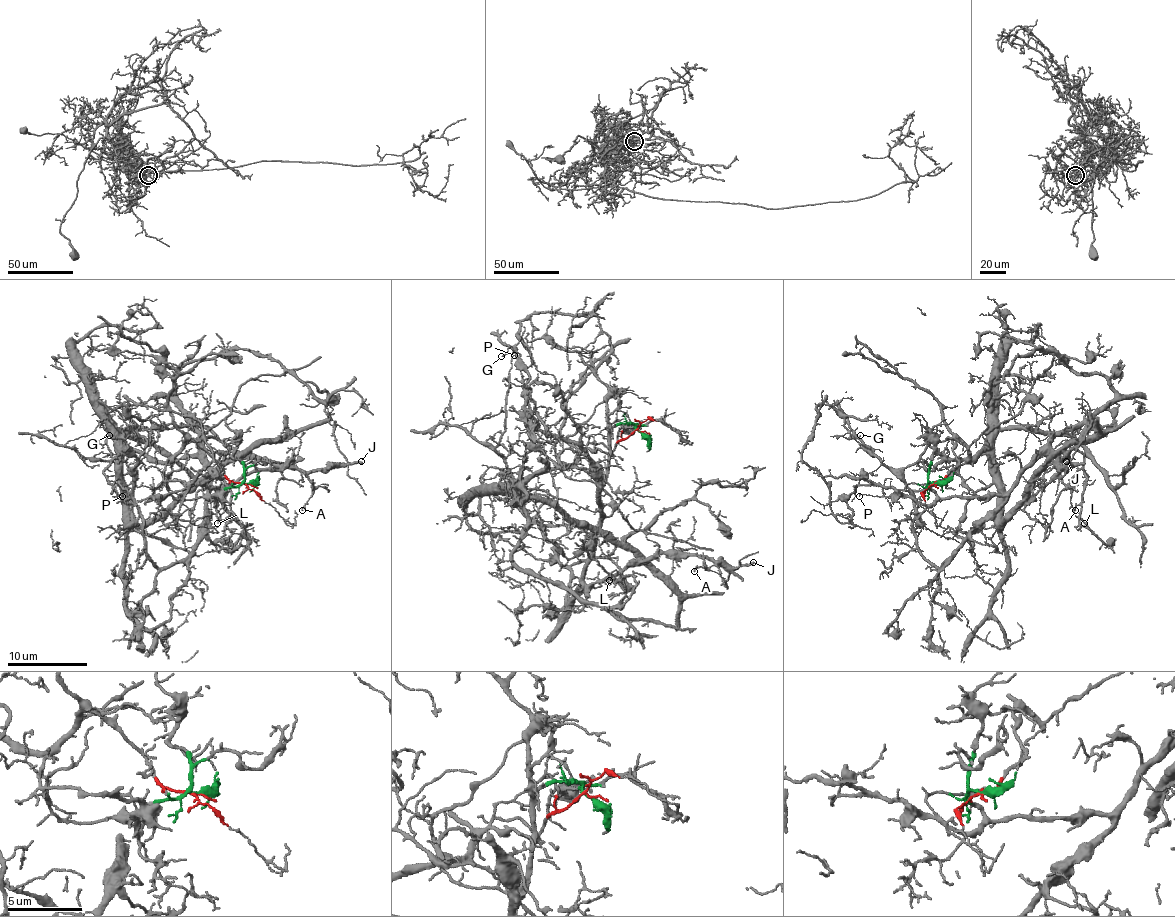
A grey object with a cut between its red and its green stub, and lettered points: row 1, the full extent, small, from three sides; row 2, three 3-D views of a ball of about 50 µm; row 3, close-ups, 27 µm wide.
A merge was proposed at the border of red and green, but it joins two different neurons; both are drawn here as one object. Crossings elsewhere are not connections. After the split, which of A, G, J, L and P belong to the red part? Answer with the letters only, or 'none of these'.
P

